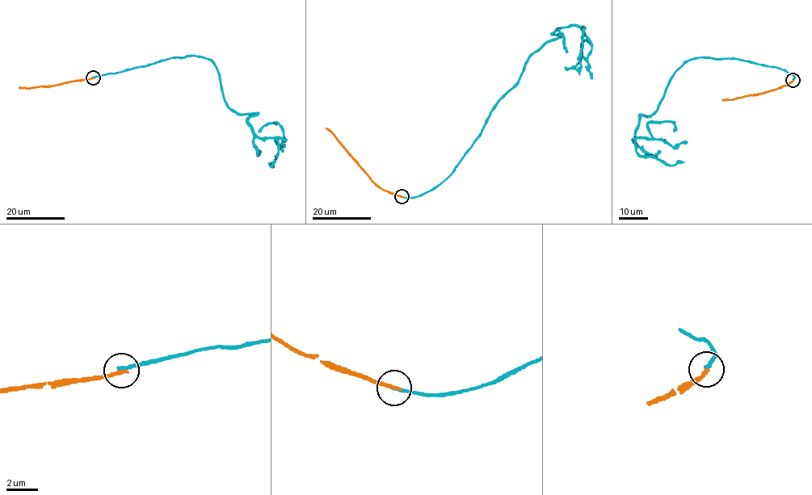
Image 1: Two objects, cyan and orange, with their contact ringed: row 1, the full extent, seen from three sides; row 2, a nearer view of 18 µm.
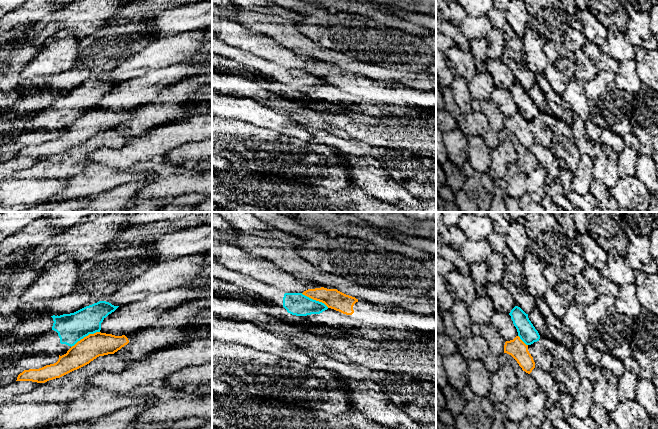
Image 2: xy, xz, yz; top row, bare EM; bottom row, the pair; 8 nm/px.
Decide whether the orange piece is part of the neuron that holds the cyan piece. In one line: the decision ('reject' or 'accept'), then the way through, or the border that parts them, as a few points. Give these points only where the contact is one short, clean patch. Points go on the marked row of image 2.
reject; border xy (99, 331), (84, 336), (71, 347)

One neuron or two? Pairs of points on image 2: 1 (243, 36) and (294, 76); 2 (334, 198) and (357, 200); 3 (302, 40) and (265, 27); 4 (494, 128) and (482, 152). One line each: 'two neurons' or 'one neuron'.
1: two neurons
2: one neuron
3: one neuron
4: two neurons

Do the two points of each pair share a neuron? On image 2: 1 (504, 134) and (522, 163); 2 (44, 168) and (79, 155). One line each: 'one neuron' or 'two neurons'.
1: one neuron
2: one neuron

